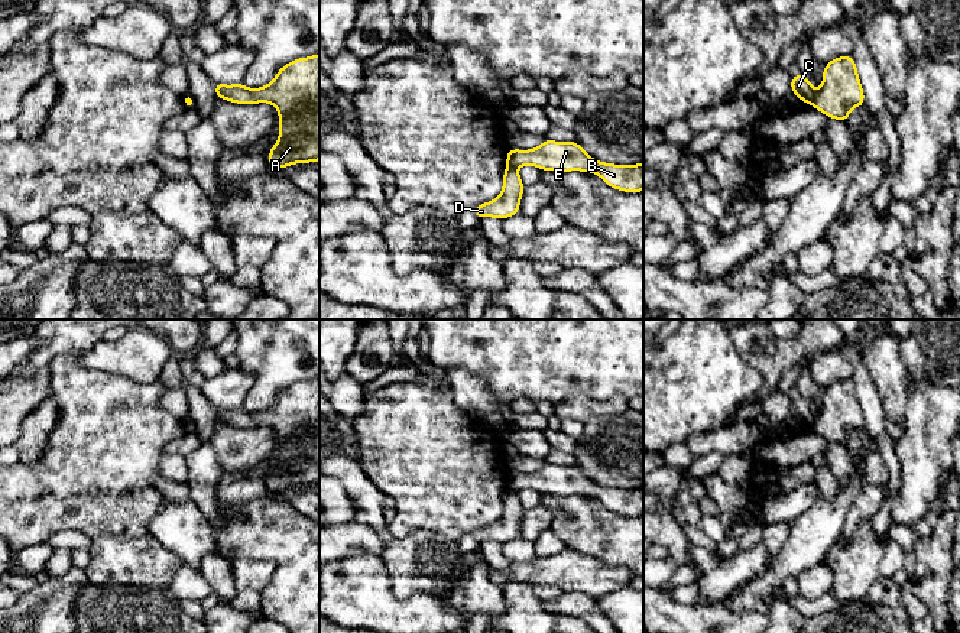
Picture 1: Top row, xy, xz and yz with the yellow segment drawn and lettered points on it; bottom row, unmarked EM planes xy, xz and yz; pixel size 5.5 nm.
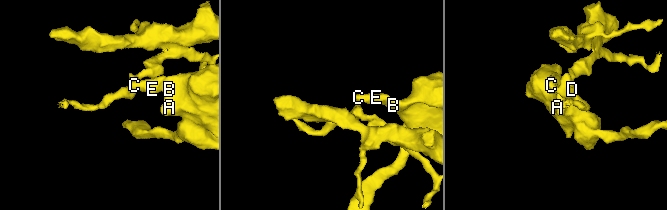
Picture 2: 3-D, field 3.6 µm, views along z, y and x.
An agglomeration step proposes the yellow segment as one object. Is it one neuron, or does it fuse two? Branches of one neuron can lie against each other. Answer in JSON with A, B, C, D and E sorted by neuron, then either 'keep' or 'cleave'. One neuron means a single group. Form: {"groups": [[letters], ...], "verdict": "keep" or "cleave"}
{"groups": [["A", "B", "C", "E"], ["D"]], "verdict": "cleave"}

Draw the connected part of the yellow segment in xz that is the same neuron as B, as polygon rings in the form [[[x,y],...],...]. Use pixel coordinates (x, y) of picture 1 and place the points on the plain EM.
[[[545,462],[531,474],[507,473],[507,490],[533,488],[541,494],[597,497],[606,509],[623,516],[643,514],[643,486],[614,488],[593,483],[578,465],[554,465]]]

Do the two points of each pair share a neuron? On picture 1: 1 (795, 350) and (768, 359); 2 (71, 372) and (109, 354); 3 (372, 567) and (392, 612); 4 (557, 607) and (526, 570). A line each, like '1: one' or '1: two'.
1: one
2: two
3: one
4: two

